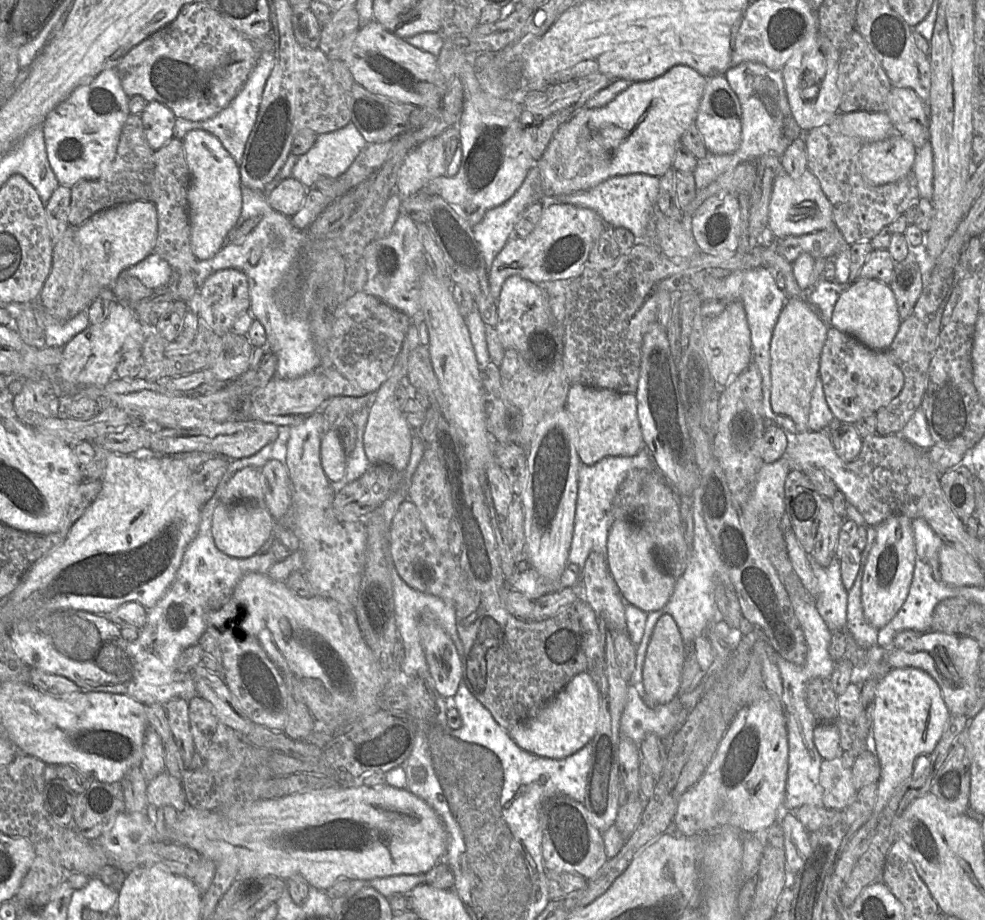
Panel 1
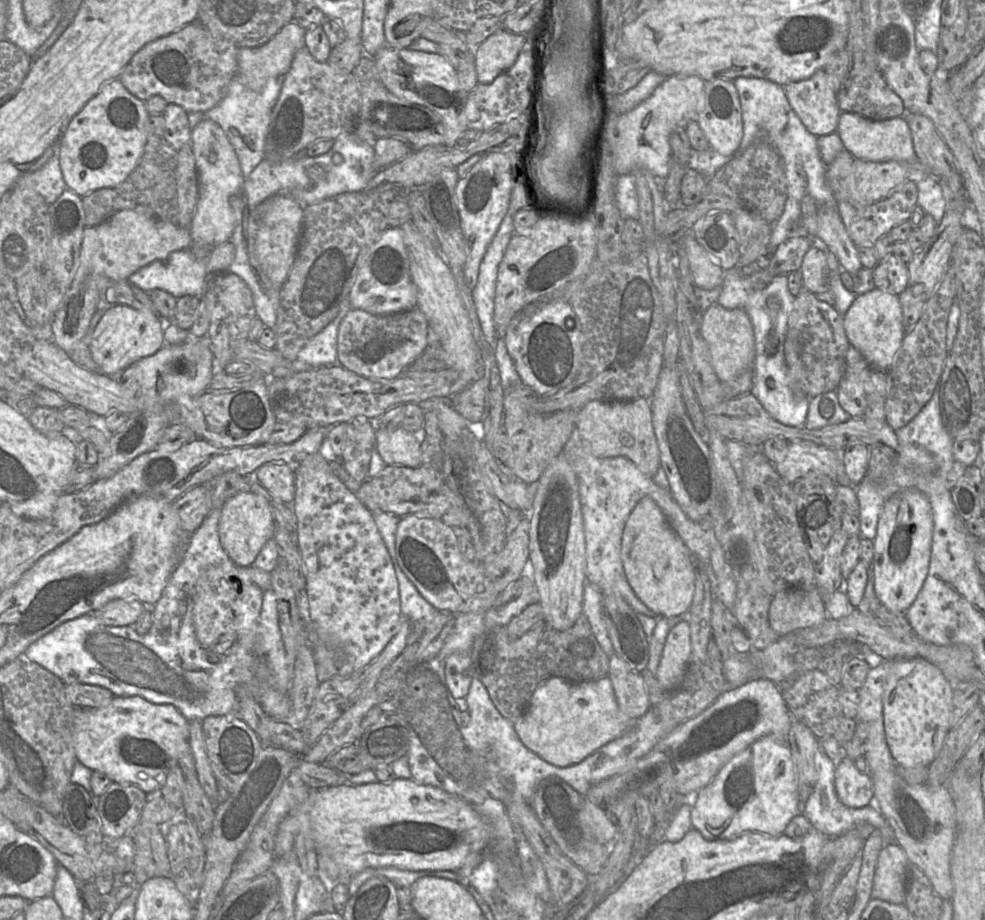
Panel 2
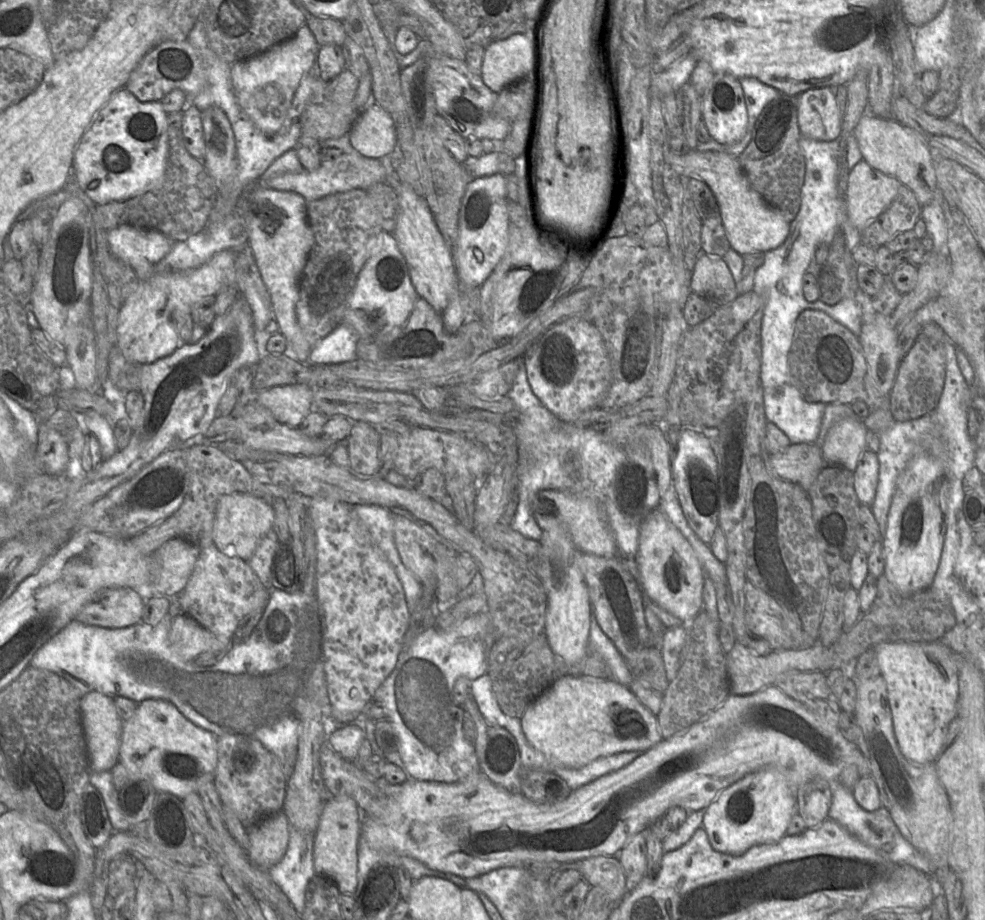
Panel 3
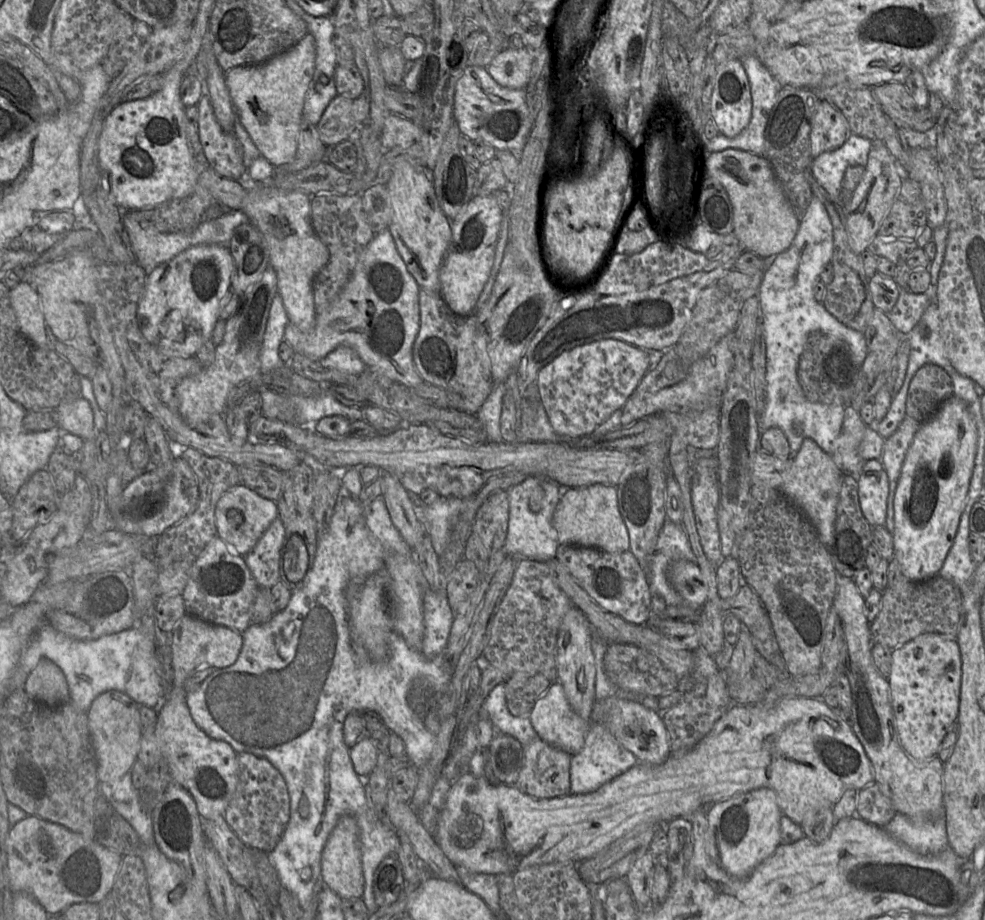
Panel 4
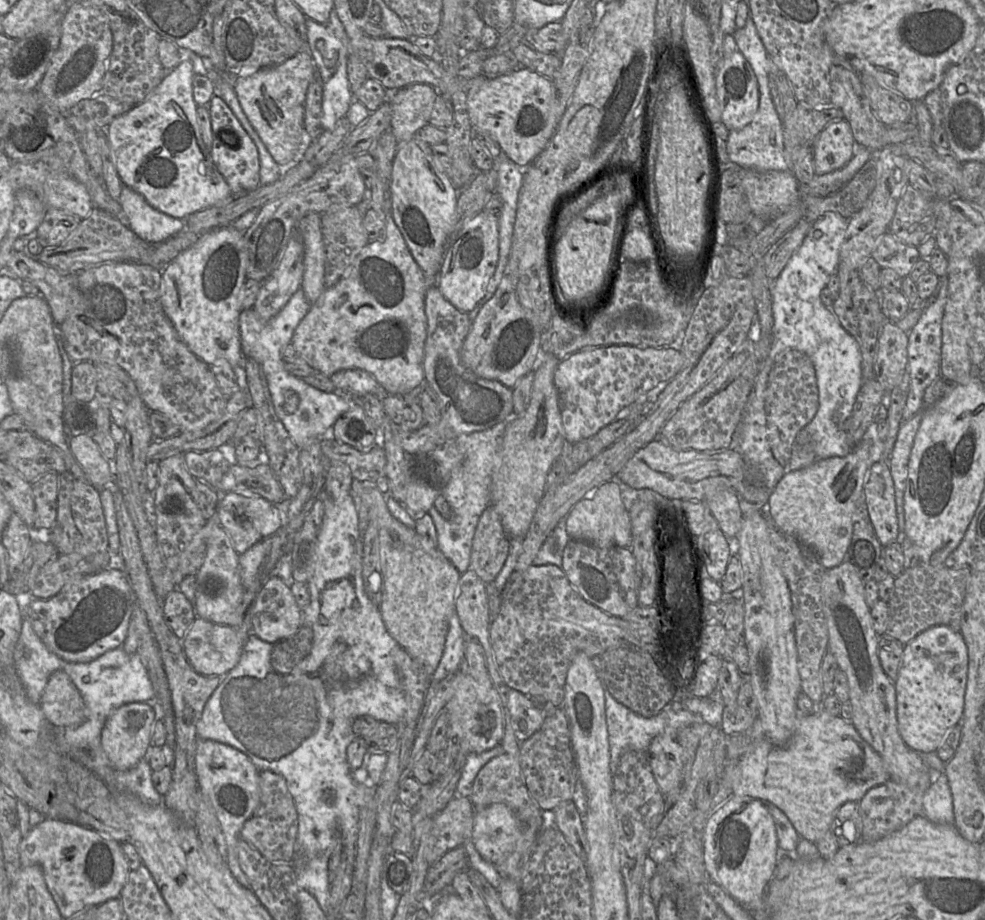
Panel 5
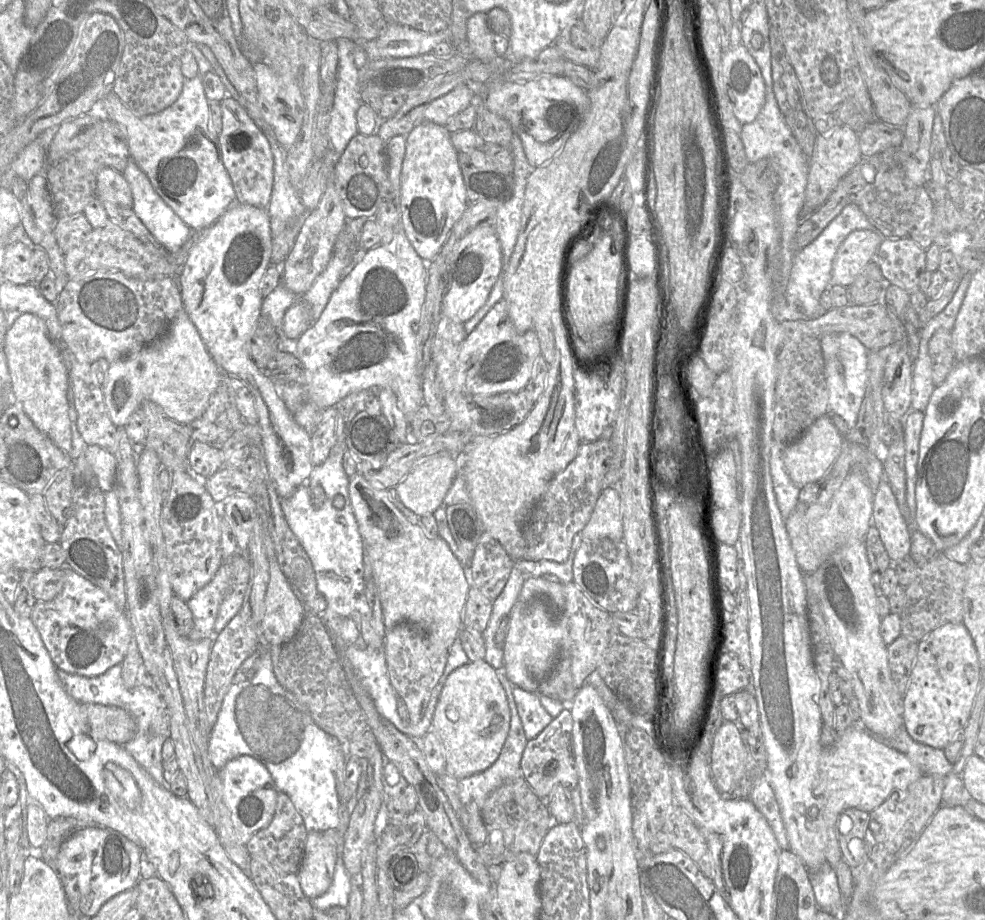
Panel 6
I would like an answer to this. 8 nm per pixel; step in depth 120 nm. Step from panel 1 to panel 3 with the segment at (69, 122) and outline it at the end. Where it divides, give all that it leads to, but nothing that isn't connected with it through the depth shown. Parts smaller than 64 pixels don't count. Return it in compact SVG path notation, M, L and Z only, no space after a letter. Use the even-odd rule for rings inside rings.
M125 87L111 97L74 152L72 176L91 201L126 200L161 183L169 155L167 117L160 101L141 102Z

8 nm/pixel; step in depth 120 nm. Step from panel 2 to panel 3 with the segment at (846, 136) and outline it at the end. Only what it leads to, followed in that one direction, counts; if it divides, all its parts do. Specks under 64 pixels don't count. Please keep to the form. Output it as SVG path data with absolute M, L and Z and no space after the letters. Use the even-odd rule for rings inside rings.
M870 113L860 118L853 134L863 160L872 168L895 177L902 185L909 187L921 207L937 199L939 190L931 152L920 134L897 120L887 120Z

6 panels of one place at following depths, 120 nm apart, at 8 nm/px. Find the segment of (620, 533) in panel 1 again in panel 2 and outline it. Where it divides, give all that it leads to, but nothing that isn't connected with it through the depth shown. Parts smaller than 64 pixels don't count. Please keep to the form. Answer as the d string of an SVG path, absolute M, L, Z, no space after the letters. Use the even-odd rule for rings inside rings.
M643 498L630 513L623 530L620 556L629 585L655 614L676 617L689 611L695 592L696 562L652 498Z

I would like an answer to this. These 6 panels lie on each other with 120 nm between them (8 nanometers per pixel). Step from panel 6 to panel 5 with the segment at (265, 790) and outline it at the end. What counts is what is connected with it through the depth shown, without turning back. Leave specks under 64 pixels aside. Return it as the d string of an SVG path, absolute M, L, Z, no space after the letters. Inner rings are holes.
M199 738L195 752L195 770L200 791L211 804L225 835L227 865L234 878L243 887L250 888L239 865L237 843L245 822L252 817L260 803L259 769L240 750L217 741Z

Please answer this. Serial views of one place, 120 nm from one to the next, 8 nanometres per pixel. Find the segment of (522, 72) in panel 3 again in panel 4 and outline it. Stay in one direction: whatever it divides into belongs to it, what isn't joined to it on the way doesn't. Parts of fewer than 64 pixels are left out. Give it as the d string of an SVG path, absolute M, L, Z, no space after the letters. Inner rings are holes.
M508 46L487 66L491 77L501 86L524 89L531 78L533 50Z

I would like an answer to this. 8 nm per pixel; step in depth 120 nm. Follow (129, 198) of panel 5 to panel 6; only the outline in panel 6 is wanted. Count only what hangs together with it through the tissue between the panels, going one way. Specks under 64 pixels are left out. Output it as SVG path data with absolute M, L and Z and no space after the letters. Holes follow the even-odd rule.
M129 159L127 169L123 175L128 182L132 195L132 210L142 221L154 238L169 252L178 253L182 246L188 241L192 229L164 202L153 188L148 176L139 168L133 159Z

